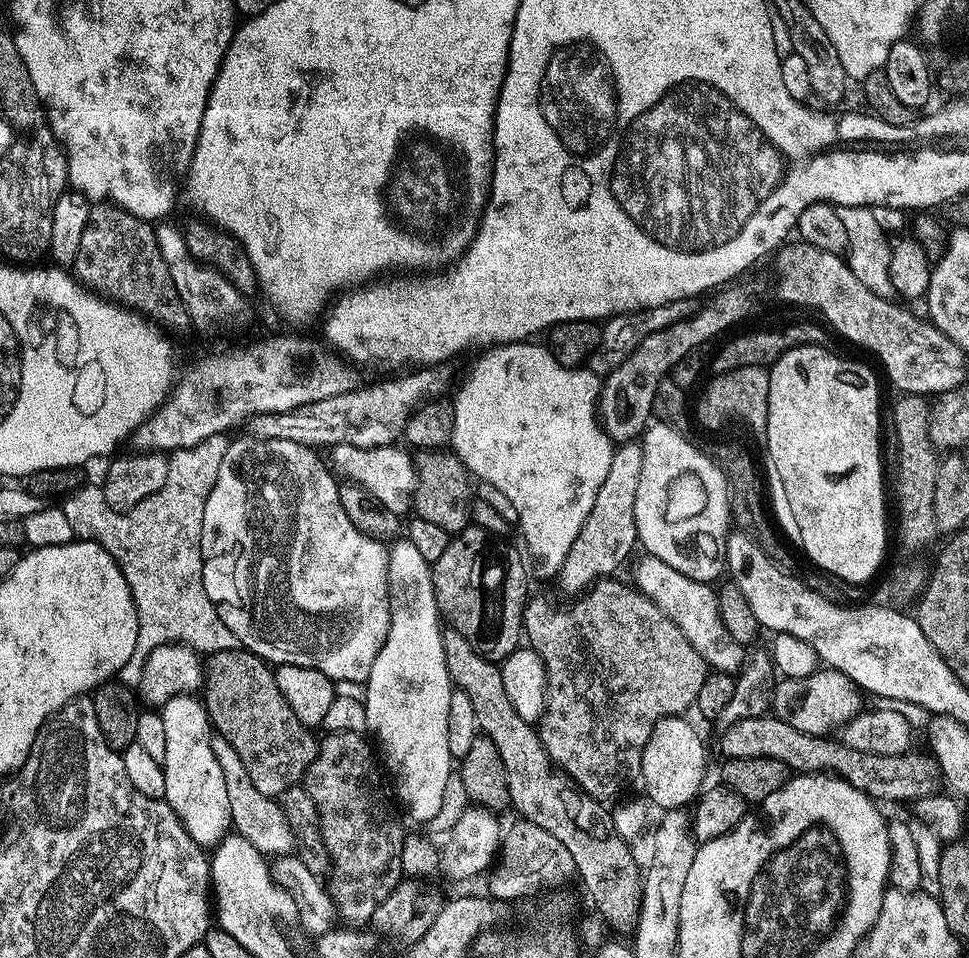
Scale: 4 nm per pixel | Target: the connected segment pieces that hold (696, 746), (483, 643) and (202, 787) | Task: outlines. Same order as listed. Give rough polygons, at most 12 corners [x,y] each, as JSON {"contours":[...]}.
{"contours":[[[683,715],[642,750],[643,795],[680,810],[705,787],[704,740]],[[469,526],[432,565],[436,607],[481,658],[521,647],[525,557]],[[199,695],[159,709],[164,799],[211,849],[232,815]]]}

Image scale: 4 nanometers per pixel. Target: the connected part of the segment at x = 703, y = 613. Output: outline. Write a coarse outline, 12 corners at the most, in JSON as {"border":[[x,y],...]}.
{"border":[[662,558],[631,577],[715,671],[739,673],[746,648],[730,638],[712,584]]}

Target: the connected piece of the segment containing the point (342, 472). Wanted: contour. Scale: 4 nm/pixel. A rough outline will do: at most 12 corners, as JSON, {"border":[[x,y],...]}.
{"border":[[407,447],[330,450],[337,477],[362,485],[404,518],[416,462]]}

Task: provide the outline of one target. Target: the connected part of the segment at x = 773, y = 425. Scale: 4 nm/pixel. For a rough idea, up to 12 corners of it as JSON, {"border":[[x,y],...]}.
{"border":[[817,344],[767,371],[796,536],[864,584],[888,548],[880,384]]}

